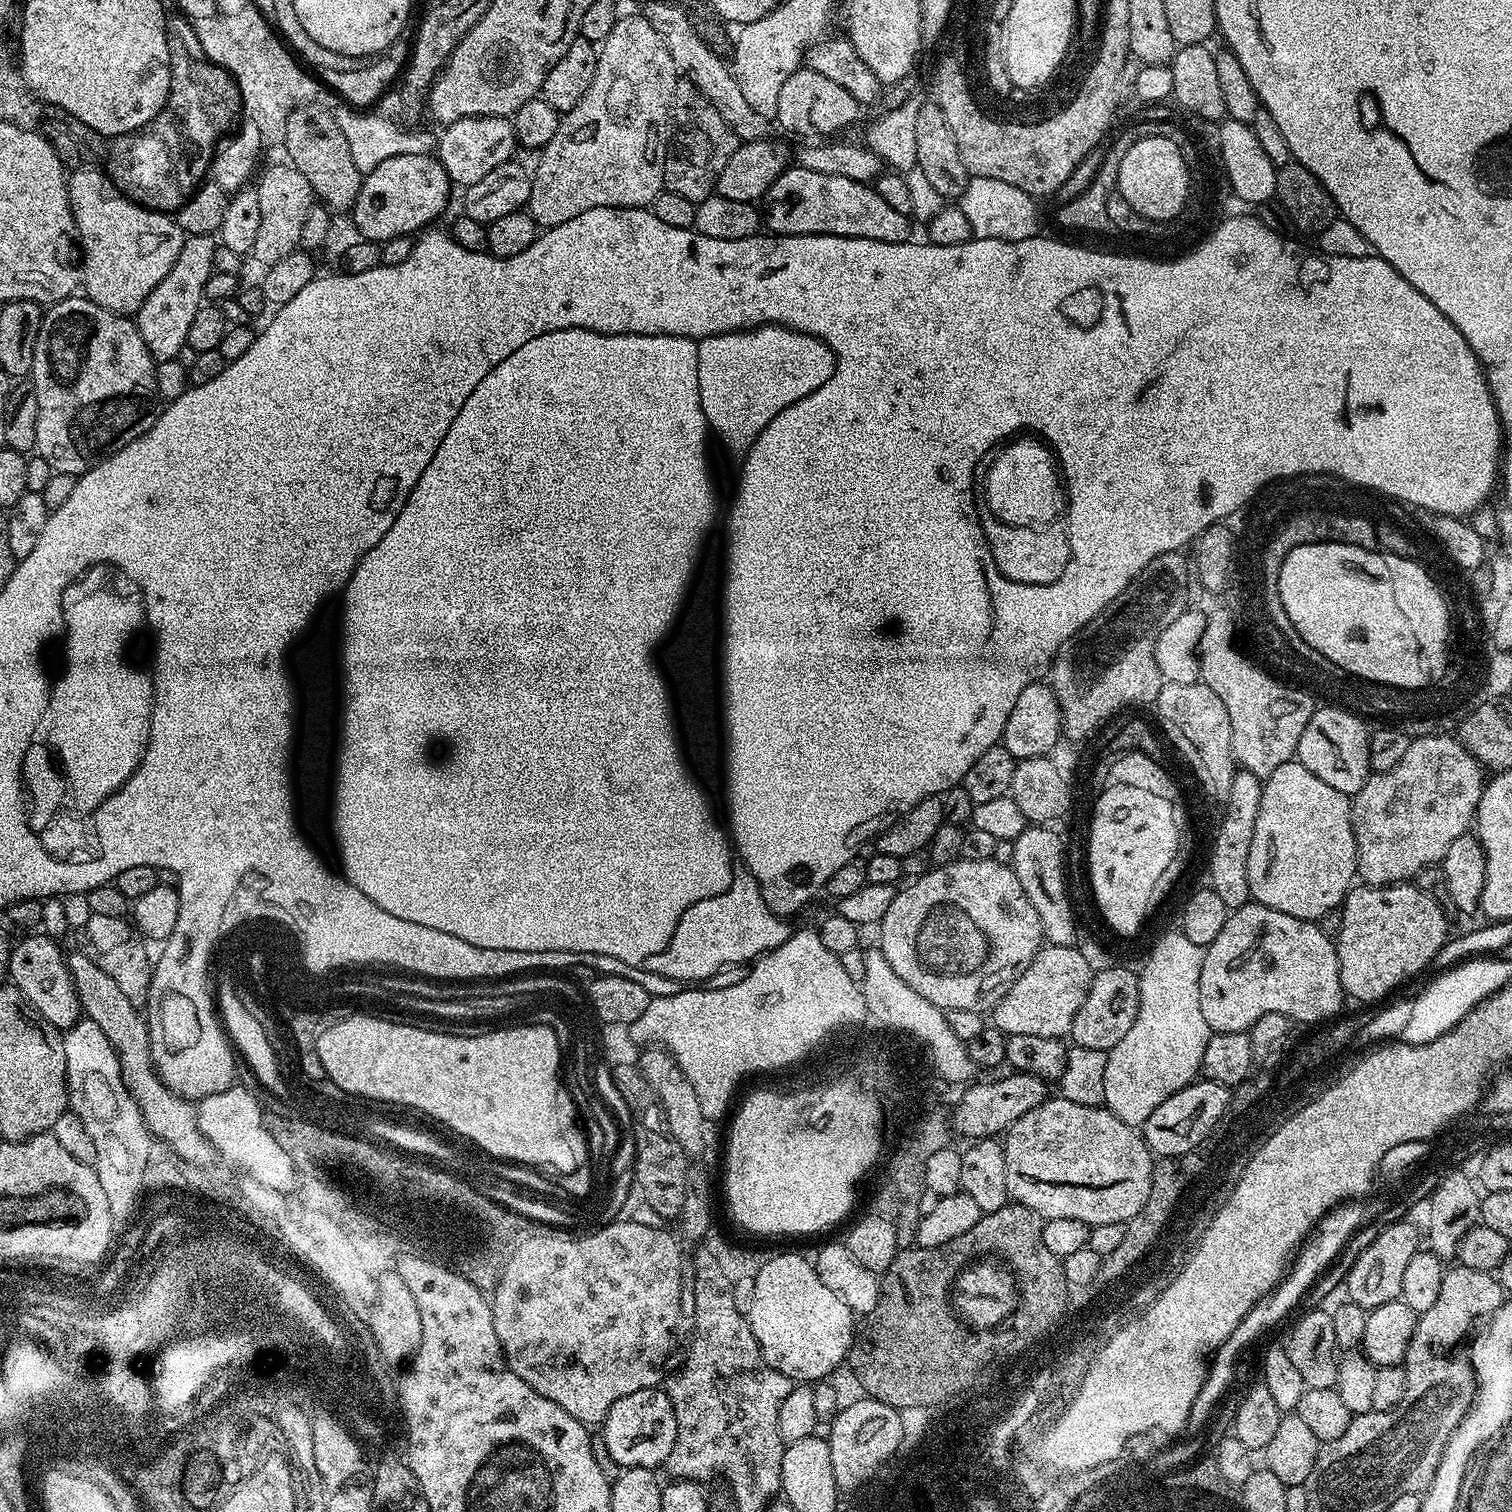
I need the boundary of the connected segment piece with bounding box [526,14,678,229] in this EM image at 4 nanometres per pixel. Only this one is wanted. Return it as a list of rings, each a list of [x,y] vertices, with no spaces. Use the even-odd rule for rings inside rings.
[[[643,15],[617,19],[614,30],[599,45],[590,90],[582,94],[582,102],[574,110],[563,113],[554,138],[539,153],[536,172],[531,173],[532,189],[526,210],[541,229],[562,226],[578,214],[595,208],[642,208],[664,188],[664,163],[670,147],[672,95],[678,73],[666,42]]]

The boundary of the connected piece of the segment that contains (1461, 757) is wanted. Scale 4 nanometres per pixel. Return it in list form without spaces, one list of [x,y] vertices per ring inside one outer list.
[[[1421,735],[1409,739],[1402,762],[1398,762],[1394,770],[1372,772],[1362,790],[1351,797],[1359,879],[1368,886],[1403,884],[1415,878],[1423,868],[1439,865],[1454,838],[1465,835],[1473,827],[1485,783],[1485,773],[1452,741],[1424,740]]]

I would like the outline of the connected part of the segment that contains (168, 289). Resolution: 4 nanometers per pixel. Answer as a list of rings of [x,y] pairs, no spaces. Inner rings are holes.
[[[185,235],[182,250],[178,250],[178,262],[170,266],[170,274],[150,290],[150,298],[142,302],[142,306],[134,314],[134,323],[142,342],[146,342],[146,350],[152,359],[174,360],[188,343],[190,326],[194,322],[194,314],[205,303],[204,287],[212,277],[214,250],[218,247],[215,235],[190,236]]]

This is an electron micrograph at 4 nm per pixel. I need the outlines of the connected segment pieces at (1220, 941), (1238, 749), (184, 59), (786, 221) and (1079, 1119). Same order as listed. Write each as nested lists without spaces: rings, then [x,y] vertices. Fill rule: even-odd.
[[[1249,902],[1229,911],[1226,926],[1222,926],[1218,938],[1204,948],[1199,1001],[1202,1015],[1213,1033],[1248,1032],[1262,1014],[1282,1014],[1297,1025],[1316,1024],[1319,1020],[1328,1022],[1337,1015],[1335,1012],[1343,1006],[1344,1000],[1346,993],[1340,981],[1336,946],[1333,940],[1322,934],[1319,923],[1299,920],[1290,914]]]
[[[1216,612],[1215,615],[1207,615],[1206,630],[1202,630],[1202,642],[1200,643],[1200,680],[1206,686],[1210,686],[1210,690],[1214,690],[1214,694],[1218,694],[1218,698],[1222,698],[1222,706],[1226,706],[1226,714],[1230,714],[1230,730],[1232,731],[1232,759],[1243,771],[1254,774],[1261,778],[1267,778],[1270,774],[1274,774],[1274,770],[1278,770],[1278,766],[1289,763],[1295,757],[1298,750],[1298,738],[1302,738],[1302,730],[1306,730],[1306,722],[1310,722],[1310,718],[1316,712],[1318,707],[1317,701],[1312,701],[1312,696],[1308,692],[1292,692],[1289,696],[1282,696],[1281,692],[1284,684],[1280,680],[1275,680],[1272,674],[1266,672],[1258,674],[1255,668],[1248,667],[1248,664],[1237,656],[1232,649],[1232,640],[1228,640],[1228,636],[1232,635],[1232,628],[1228,628],[1228,616],[1224,616],[1224,612]]]
[[[175,15],[167,17],[172,73],[170,95],[164,109],[145,126],[142,137],[134,138],[131,143],[113,139],[108,144],[106,165],[108,176],[123,196],[165,214],[175,213],[196,193],[198,185],[209,175],[216,145],[237,123],[240,106],[242,112],[242,93],[235,78],[222,65],[208,59],[203,52],[200,32],[191,28],[188,16]],[[149,144],[157,144],[165,157],[156,156],[155,150],[148,148]],[[164,184],[177,184],[184,189],[172,197],[168,196]]]
[[[790,166],[785,172],[780,175],[777,180],[770,186],[770,190],[762,197],[762,220],[766,225],[769,233],[778,236],[845,236],[846,238],[870,238],[874,242],[890,242],[891,244],[903,244],[909,239],[908,236],[912,232],[909,217],[898,214],[898,210],[892,209],[882,198],[878,198],[875,187],[868,184],[860,184],[857,180],[850,178],[842,178],[834,174],[818,174],[814,170],[806,170],[799,166]]]
[[[1061,1094],[1053,1095],[1051,1098],[1043,1100],[1038,1106],[1034,1106],[1034,1110],[1022,1114],[1022,1118],[1013,1122],[1007,1132],[1003,1133],[1002,1143],[1004,1145],[1004,1157],[1006,1158],[1006,1186],[1008,1187],[1009,1197],[1022,1206],[1028,1206],[1030,1209],[1036,1210],[1045,1220],[1078,1218],[1078,1222],[1086,1222],[1089,1226],[1117,1223],[1125,1216],[1131,1216],[1136,1212],[1136,1209],[1140,1208],[1140,1204],[1144,1203],[1144,1198],[1148,1195],[1148,1151],[1150,1149],[1145,1144],[1143,1135],[1135,1127],[1116,1117],[1108,1107],[1079,1105],[1068,1101]]]

